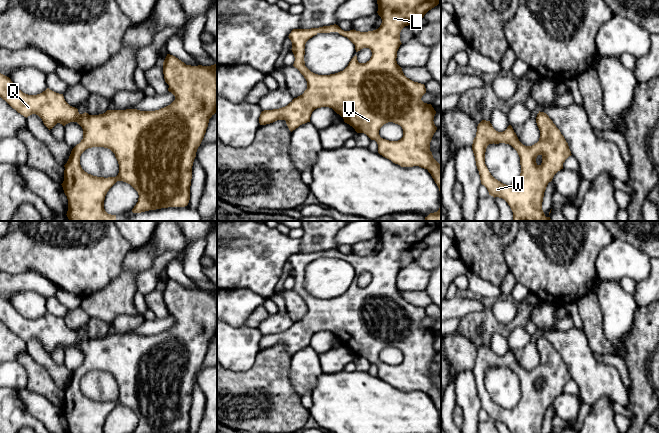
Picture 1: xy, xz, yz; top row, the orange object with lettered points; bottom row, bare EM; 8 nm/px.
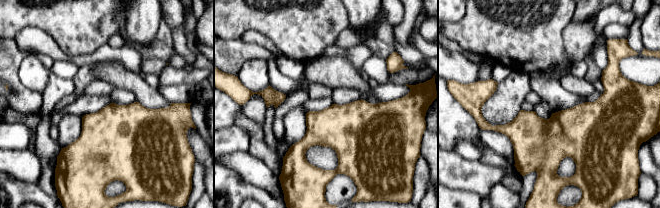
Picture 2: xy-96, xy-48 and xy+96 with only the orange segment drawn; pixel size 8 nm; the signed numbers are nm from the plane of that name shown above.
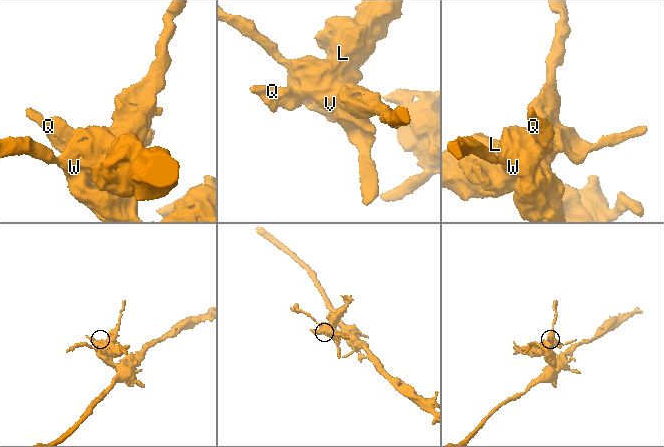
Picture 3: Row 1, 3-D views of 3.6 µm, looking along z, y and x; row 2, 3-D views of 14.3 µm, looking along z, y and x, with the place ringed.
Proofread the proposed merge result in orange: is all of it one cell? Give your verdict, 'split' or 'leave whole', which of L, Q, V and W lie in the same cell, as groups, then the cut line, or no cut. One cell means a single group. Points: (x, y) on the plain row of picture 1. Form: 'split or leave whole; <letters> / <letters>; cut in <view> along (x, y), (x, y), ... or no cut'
leave whole; L Q V W; no cut

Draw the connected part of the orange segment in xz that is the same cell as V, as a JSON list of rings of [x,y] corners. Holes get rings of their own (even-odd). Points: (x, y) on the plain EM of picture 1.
[[[378,221],[378,239],[382,243],[380,251],[373,255],[360,256],[356,254],[344,255],[338,249],[323,250],[319,252],[311,253],[293,253],[289,258],[289,263],[292,266],[292,276],[295,281],[293,290],[297,292],[307,305],[307,313],[304,317],[297,322],[294,322],[287,330],[273,333],[264,334],[259,341],[260,349],[266,349],[273,347],[277,344],[285,344],[289,354],[292,356],[300,349],[310,346],[312,336],[321,331],[332,332],[337,338],[339,338],[344,346],[352,350],[357,357],[366,358],[371,364],[375,364],[378,368],[378,377],[383,381],[391,384],[393,387],[400,389],[401,391],[413,391],[419,390],[427,393],[437,408],[440,415],[440,432],[441,433],[441,389],[433,382],[430,375],[430,366],[437,351],[434,348],[434,340],[436,335],[431,328],[424,327],[421,322],[426,317],[424,308],[414,306],[407,302],[402,292],[397,288],[397,275],[402,268],[400,265],[401,254],[408,249],[412,249],[413,246],[421,243],[424,239],[439,228],[438,221]],[[338,256],[340,259],[347,261],[354,269],[356,276],[363,272],[369,272],[372,276],[372,280],[366,287],[359,287],[357,280],[355,279],[348,290],[343,294],[335,298],[330,299],[318,299],[311,296],[306,290],[304,285],[305,268],[306,266],[317,259],[318,257],[330,257]],[[393,346],[398,348],[403,353],[403,361],[398,365],[389,365],[383,363],[379,359],[380,352],[388,347]]]

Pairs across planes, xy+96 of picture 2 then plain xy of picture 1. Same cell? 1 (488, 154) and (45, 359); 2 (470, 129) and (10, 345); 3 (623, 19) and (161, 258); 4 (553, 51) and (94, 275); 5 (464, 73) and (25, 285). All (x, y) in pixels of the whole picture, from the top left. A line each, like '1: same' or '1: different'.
1: different
2: same
3: same
4: same
5: different

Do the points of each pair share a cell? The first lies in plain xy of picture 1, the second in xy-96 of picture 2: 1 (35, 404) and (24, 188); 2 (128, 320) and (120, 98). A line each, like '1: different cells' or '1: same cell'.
1: different cells
2: same cell

